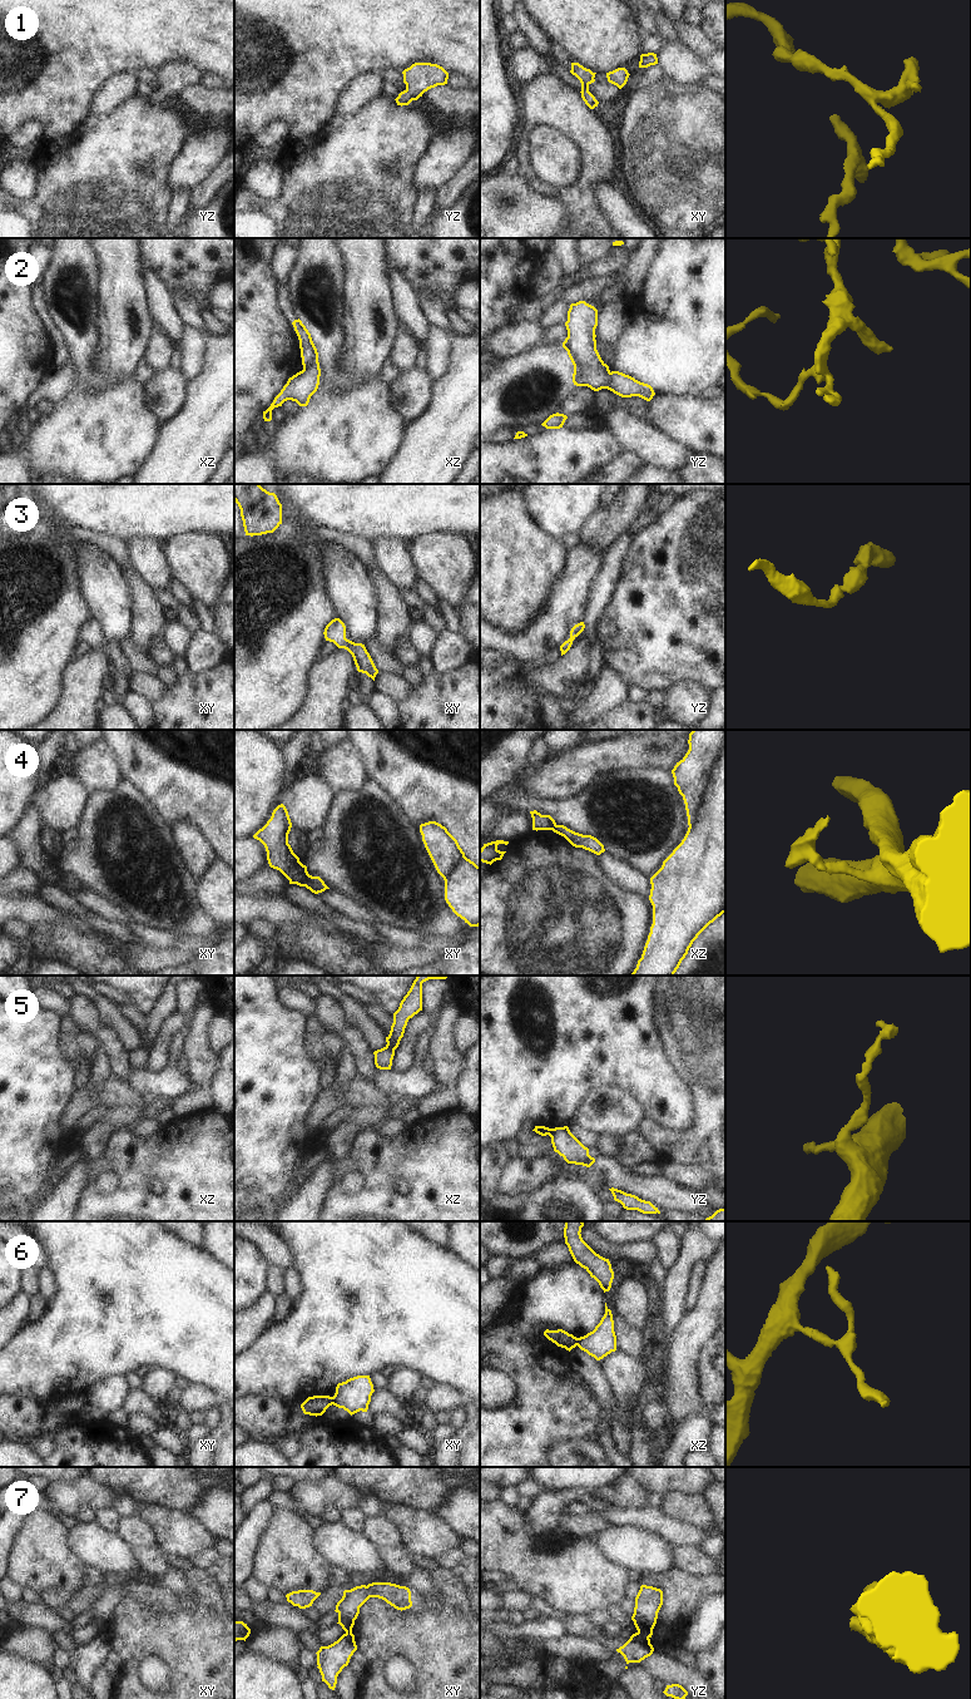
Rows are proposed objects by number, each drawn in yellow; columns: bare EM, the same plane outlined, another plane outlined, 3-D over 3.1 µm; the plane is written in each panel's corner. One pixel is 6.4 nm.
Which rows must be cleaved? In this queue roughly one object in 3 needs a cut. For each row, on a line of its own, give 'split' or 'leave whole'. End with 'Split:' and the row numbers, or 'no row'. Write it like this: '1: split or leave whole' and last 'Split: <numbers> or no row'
1: leave whole
2: split
3: leave whole
4: split
5: split
6: split
7: split
Split: 2, 4, 5, 6, 7

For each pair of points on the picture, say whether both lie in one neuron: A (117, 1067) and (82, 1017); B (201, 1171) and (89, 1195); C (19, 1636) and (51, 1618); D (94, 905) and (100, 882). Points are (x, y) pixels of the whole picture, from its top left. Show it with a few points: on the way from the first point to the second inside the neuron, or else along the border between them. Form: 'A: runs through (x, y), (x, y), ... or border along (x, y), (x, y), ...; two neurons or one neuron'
A: runs through (117, 1055), (112, 1045), (94, 1027); one neuron
B: runs through (173, 1191), (164, 1200), (117, 1201); one neuron
C: border along (15, 1624), (23, 1628), (40, 1628), (50, 1633); two neurons
D: border along (84, 888), (112, 899), (123, 908); two neurons

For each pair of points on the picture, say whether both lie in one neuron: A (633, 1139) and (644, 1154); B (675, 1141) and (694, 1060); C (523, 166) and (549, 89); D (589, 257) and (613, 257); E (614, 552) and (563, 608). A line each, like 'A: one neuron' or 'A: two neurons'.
A: one neuron
B: one neuron
C: one neuron
D: two neurons
E: two neurons

